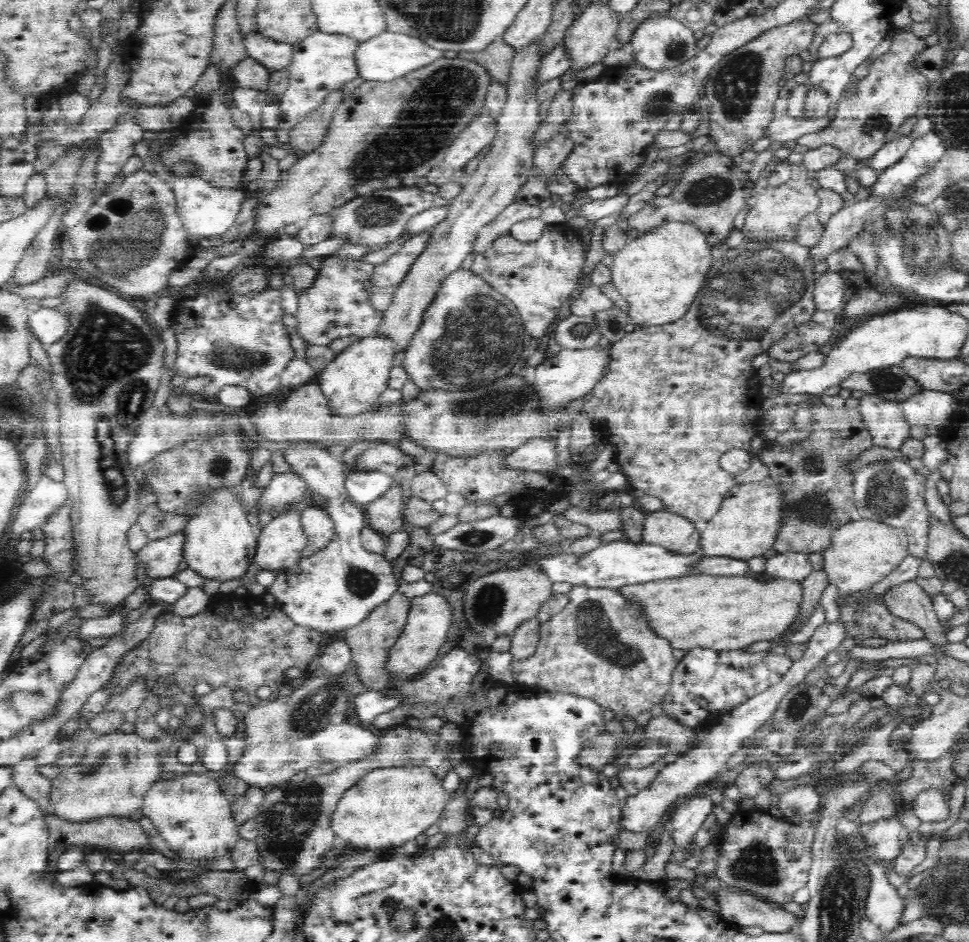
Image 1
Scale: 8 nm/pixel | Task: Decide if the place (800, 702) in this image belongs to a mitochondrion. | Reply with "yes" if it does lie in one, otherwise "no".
yes

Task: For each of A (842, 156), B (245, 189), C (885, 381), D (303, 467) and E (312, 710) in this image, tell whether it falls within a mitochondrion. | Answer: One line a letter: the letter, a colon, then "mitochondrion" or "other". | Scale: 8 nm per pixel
A: other
B: other
C: mitochondrion
D: other
E: mitochondrion

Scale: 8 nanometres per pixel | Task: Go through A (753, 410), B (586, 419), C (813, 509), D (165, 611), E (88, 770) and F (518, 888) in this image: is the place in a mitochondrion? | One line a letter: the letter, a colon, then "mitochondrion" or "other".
A: other
B: other
C: mitochondrion
D: other
E: mitochondrion
F: other

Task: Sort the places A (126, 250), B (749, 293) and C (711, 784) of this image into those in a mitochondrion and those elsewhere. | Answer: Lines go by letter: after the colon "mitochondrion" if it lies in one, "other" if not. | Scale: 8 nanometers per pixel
A: mitochondrion
B: mitochondrion
C: other

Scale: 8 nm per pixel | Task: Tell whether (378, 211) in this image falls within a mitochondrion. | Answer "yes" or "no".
yes

